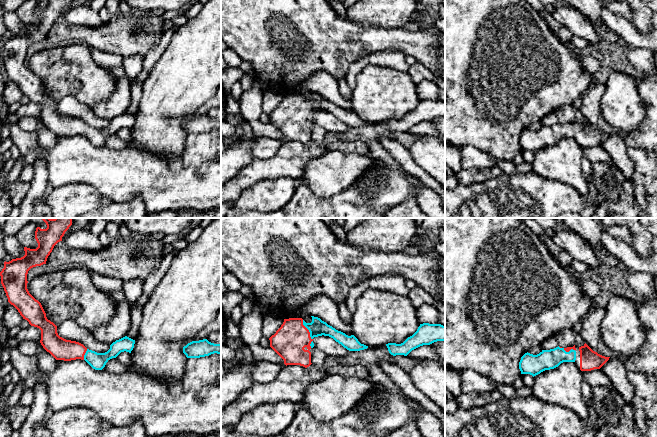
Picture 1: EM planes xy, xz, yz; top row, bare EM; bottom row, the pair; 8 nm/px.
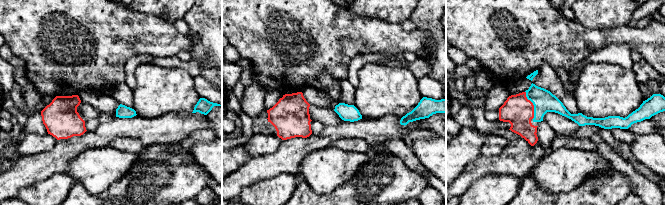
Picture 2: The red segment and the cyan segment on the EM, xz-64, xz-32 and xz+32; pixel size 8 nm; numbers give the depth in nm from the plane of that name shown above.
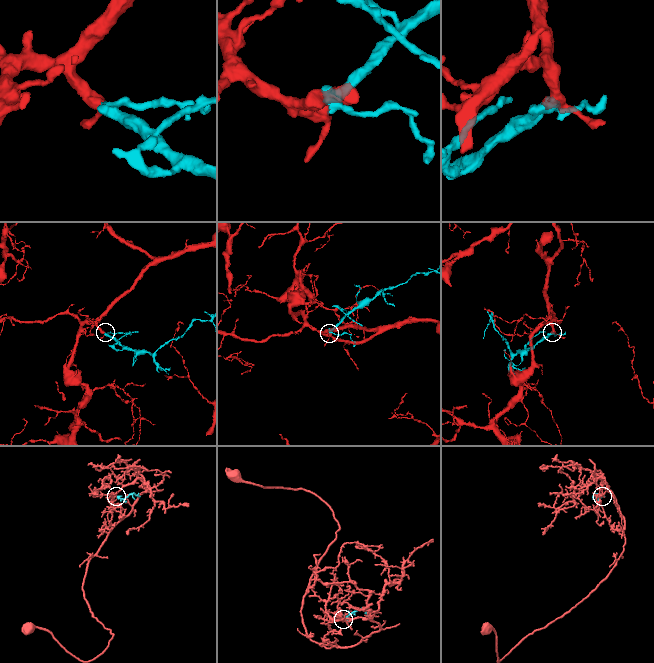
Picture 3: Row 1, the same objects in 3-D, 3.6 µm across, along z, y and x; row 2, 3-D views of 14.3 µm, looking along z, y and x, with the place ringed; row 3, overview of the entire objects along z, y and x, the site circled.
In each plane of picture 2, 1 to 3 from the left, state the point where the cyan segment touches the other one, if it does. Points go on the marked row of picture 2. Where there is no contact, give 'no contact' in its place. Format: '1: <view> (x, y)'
1: no contact
2: no contact
3: xz+32 (533, 105)

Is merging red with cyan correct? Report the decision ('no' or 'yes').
yes

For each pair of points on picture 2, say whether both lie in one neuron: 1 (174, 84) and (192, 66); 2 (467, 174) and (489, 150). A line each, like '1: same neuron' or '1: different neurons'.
1: different neurons
2: different neurons

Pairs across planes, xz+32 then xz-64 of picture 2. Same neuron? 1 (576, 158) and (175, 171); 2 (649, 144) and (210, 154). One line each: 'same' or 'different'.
1: different
2: same

